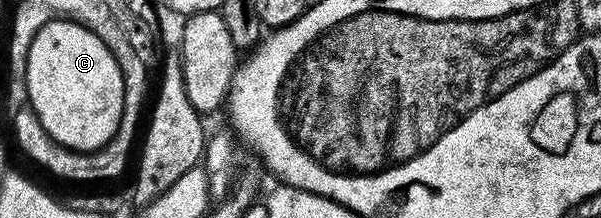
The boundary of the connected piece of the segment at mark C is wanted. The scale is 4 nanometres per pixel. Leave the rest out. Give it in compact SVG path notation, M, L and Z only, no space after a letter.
M57 19L38 30L28 53L26 80L30 94L29 106L33 107L35 113L37 113L40 125L44 125L46 132L62 146L70 148L71 151L100 151L119 134L118 123L122 120L122 106L124 105L124 81L120 73L120 65L116 61L116 57L112 57L112 53L104 45L104 41L97 39L94 32L84 29L79 23L72 23L69 19Z

